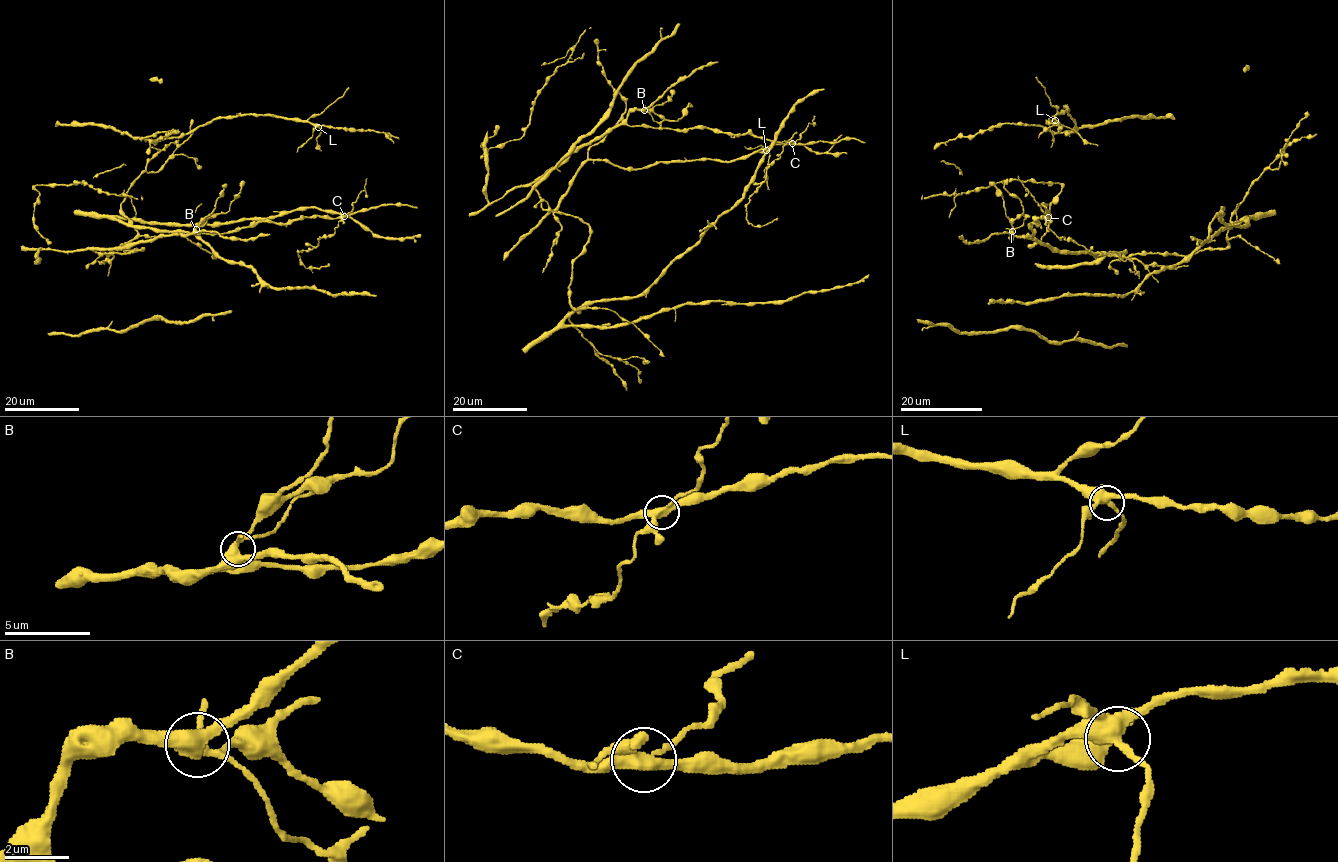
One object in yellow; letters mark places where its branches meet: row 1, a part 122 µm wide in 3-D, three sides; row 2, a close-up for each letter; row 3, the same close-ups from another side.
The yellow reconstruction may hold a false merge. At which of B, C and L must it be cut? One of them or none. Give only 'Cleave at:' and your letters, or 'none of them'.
Cleave at: C

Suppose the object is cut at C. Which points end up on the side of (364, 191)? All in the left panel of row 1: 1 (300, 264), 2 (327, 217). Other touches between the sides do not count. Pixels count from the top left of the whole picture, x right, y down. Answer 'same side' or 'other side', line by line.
1: same side
2: other side

